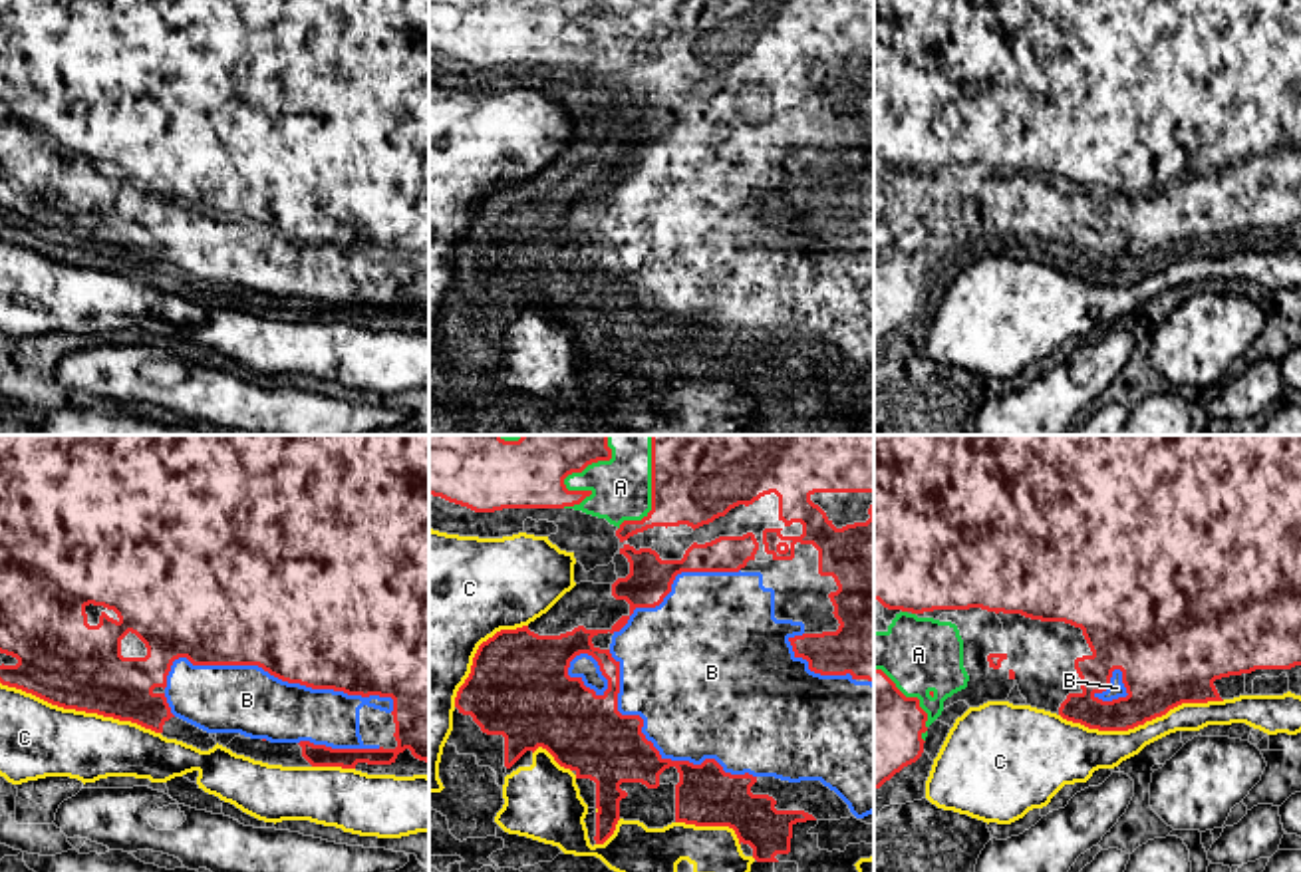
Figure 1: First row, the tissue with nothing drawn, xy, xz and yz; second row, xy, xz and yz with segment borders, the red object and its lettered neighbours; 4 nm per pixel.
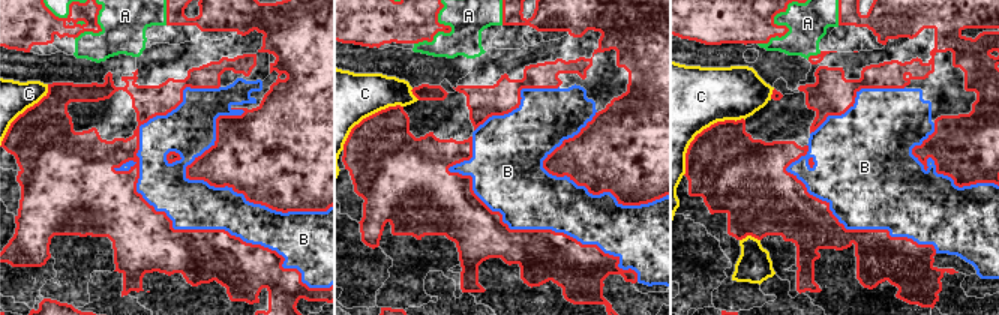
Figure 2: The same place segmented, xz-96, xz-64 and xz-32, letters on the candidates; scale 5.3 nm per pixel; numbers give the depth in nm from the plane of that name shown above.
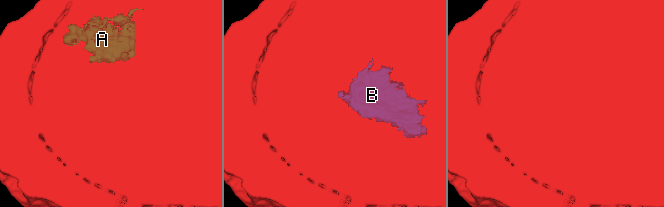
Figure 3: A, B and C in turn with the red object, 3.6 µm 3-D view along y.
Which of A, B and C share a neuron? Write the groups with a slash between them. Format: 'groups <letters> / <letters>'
groups A B / C

